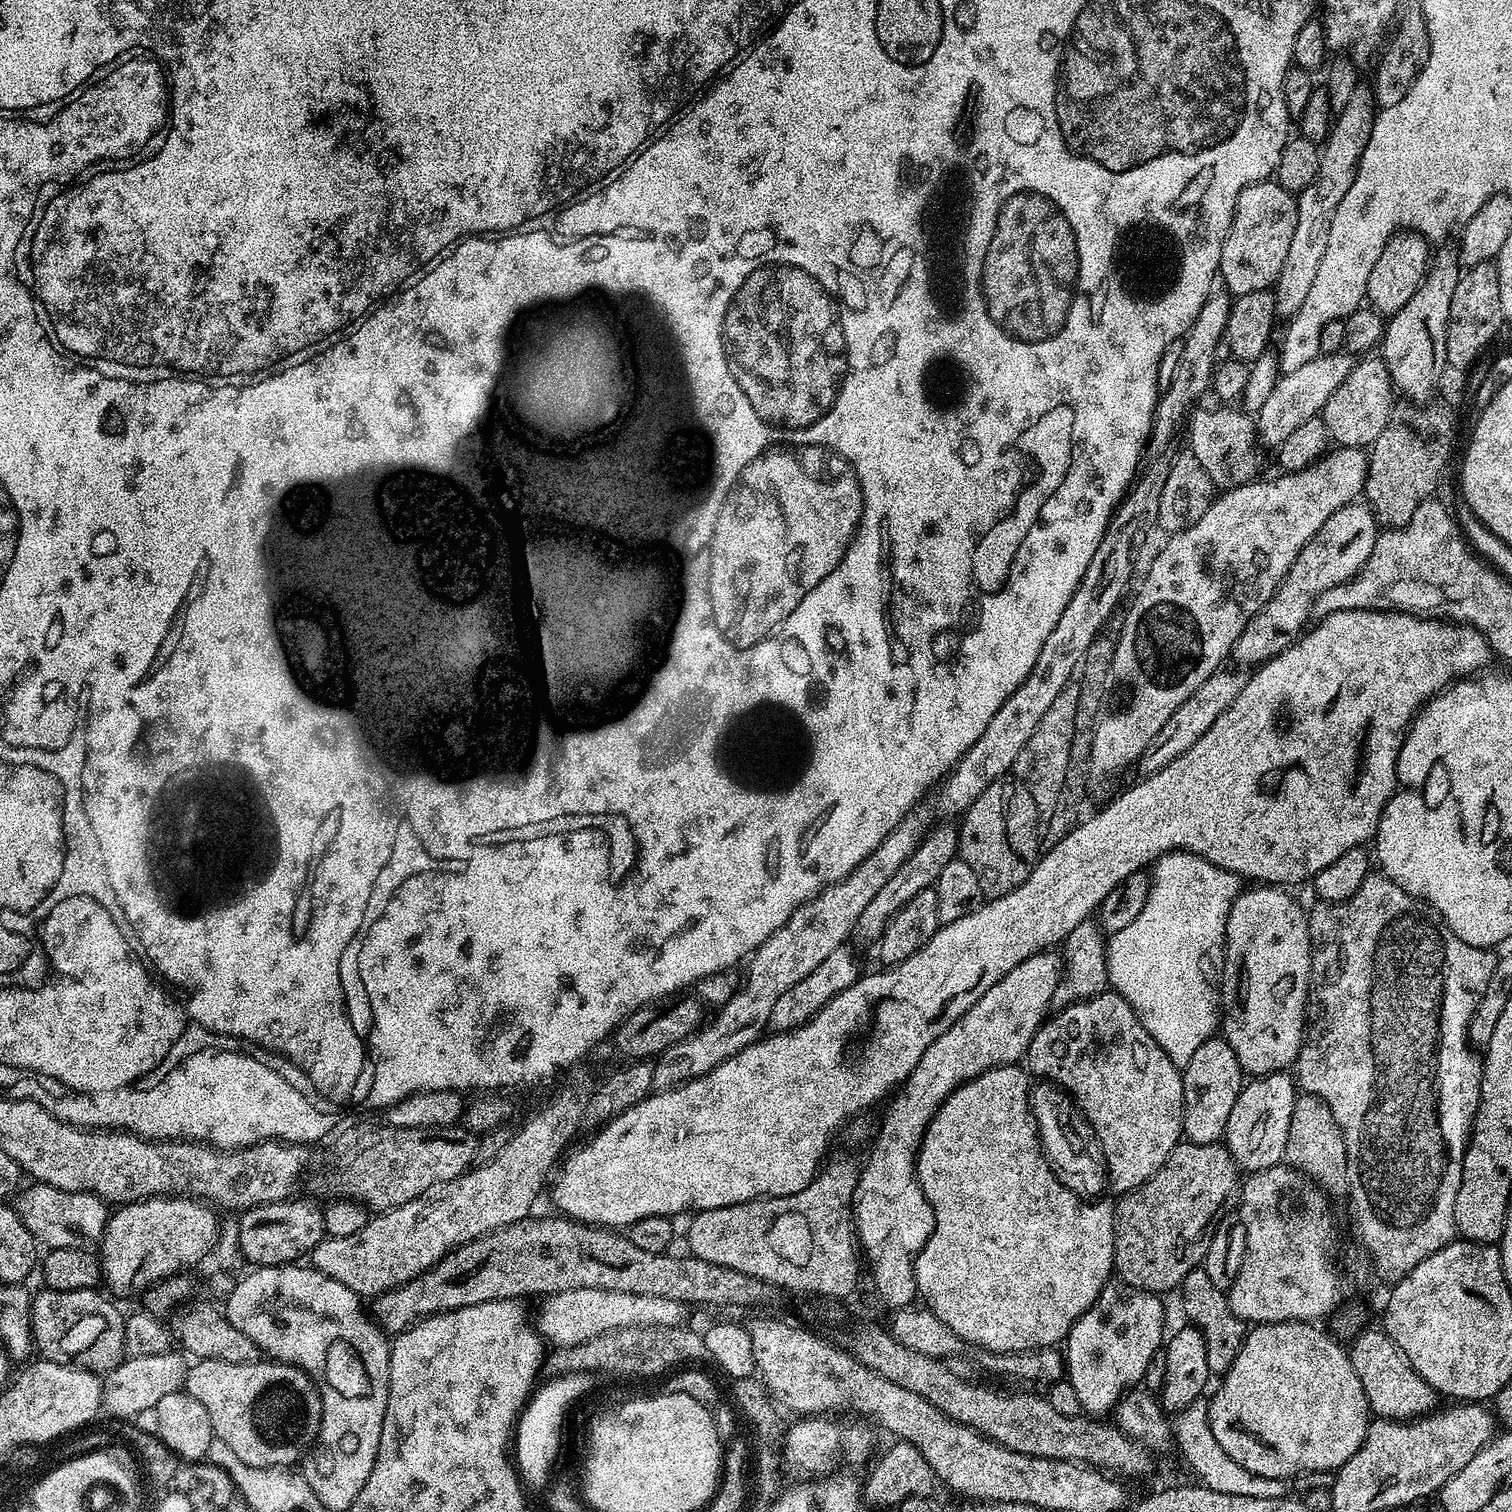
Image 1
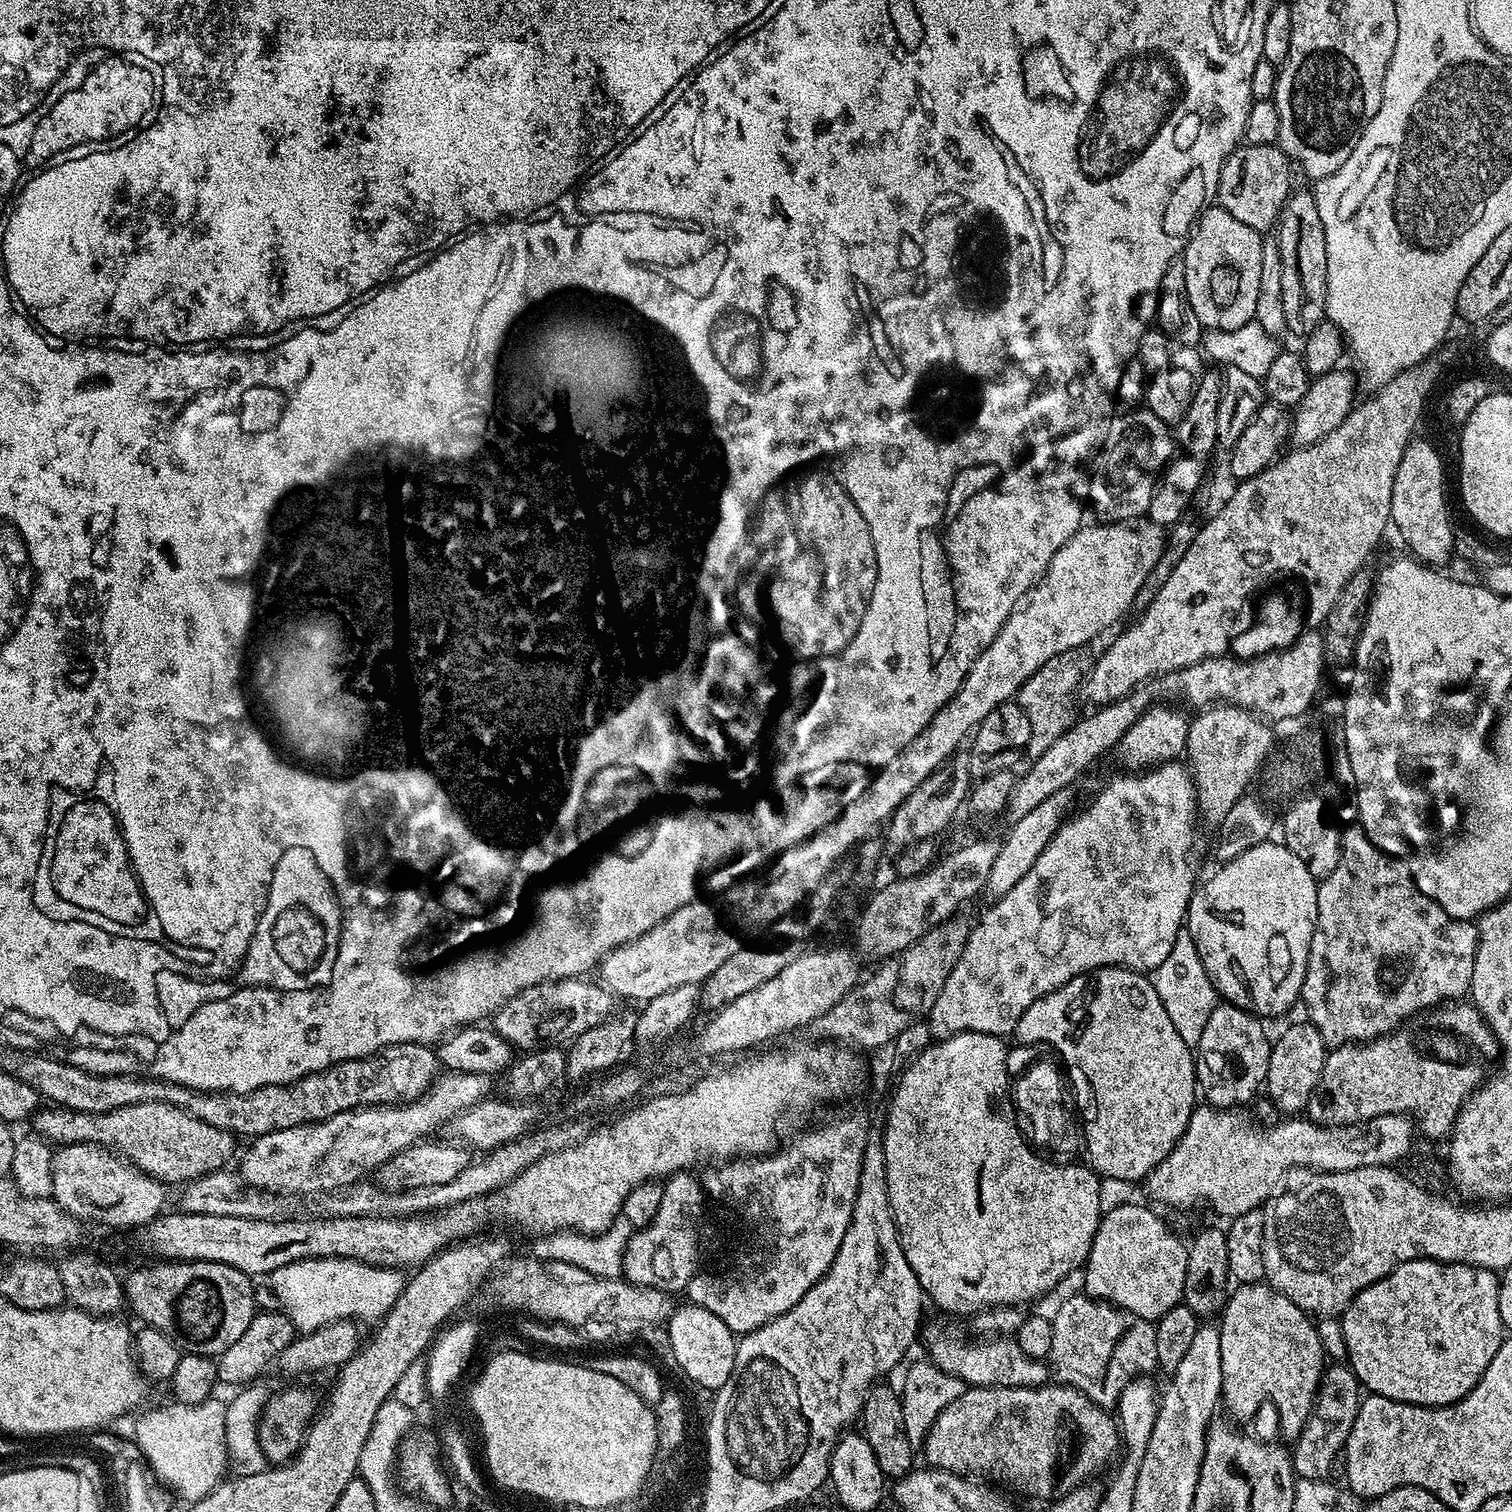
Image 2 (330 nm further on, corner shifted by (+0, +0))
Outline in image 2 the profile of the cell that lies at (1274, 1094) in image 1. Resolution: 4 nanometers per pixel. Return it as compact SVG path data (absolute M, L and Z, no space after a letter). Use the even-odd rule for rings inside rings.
M1308 1020L1290 1025L1279 1039L1273 1041L1265 1087L1267 1095L1283 1115L1294 1116L1307 1107L1309 1096L1321 1077L1327 1053L1324 1039Z

